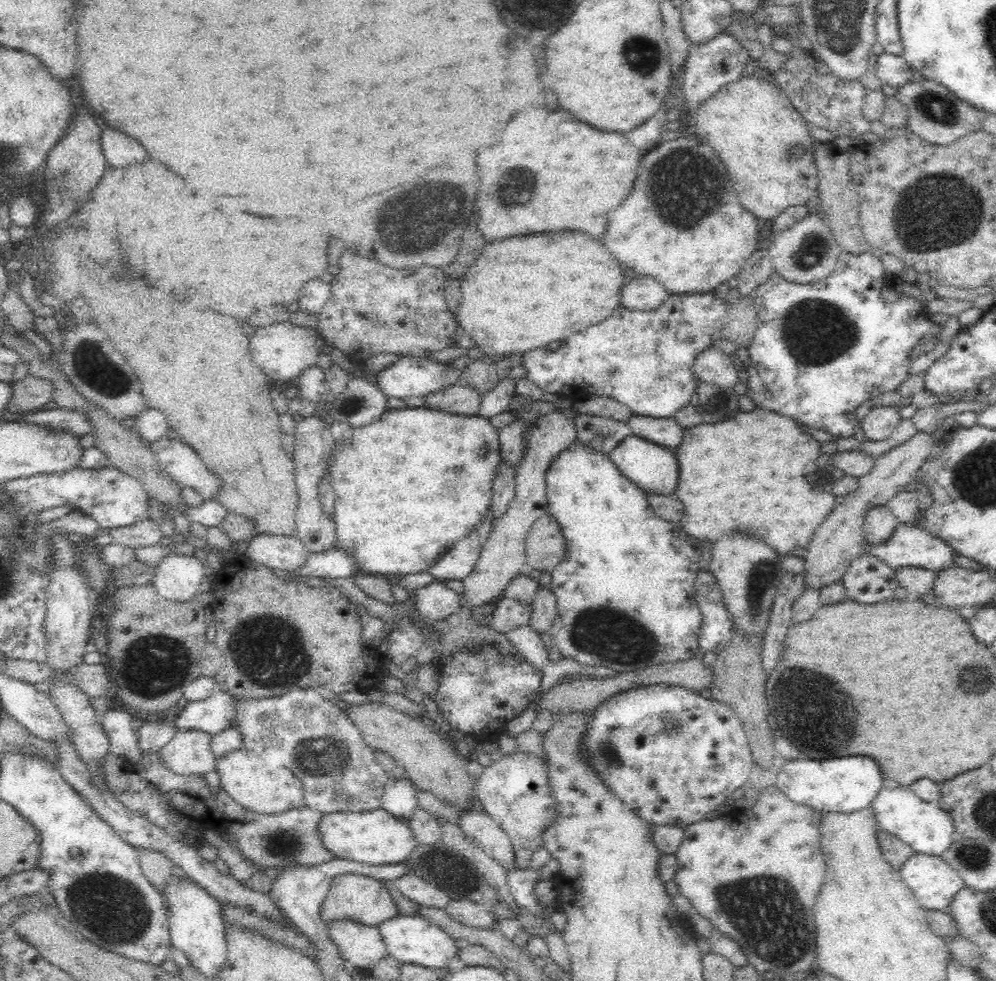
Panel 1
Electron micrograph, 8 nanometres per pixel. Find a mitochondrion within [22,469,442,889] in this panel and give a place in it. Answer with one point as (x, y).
(149, 673)

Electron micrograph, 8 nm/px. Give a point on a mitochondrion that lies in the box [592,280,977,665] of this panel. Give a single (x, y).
(815, 332)

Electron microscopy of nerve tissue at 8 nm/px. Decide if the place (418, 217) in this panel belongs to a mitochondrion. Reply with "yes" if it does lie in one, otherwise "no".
yes

